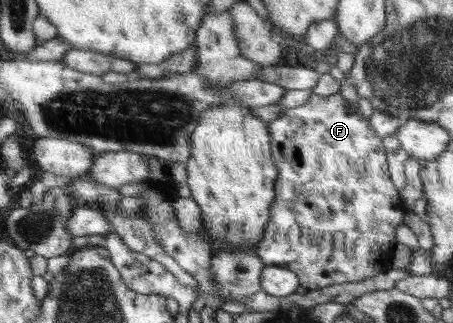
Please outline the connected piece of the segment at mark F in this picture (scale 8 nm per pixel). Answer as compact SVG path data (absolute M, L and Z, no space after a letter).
M310 94L305 104L295 108L286 108L280 117L268 123L270 134L271 158L278 170L278 177L275 181L274 203L270 206L270 221L263 231L261 242L256 247L257 256L265 266L280 266L293 271L299 279L299 285L311 290L319 290L328 286L356 283L375 275L387 272L393 267L393 253L397 239L396 228L403 224L407 207L401 198L401 193L396 190L388 173L386 151L382 144L381 137L375 132L370 122L357 110L351 113L348 111L348 102L338 94L328 97Z

